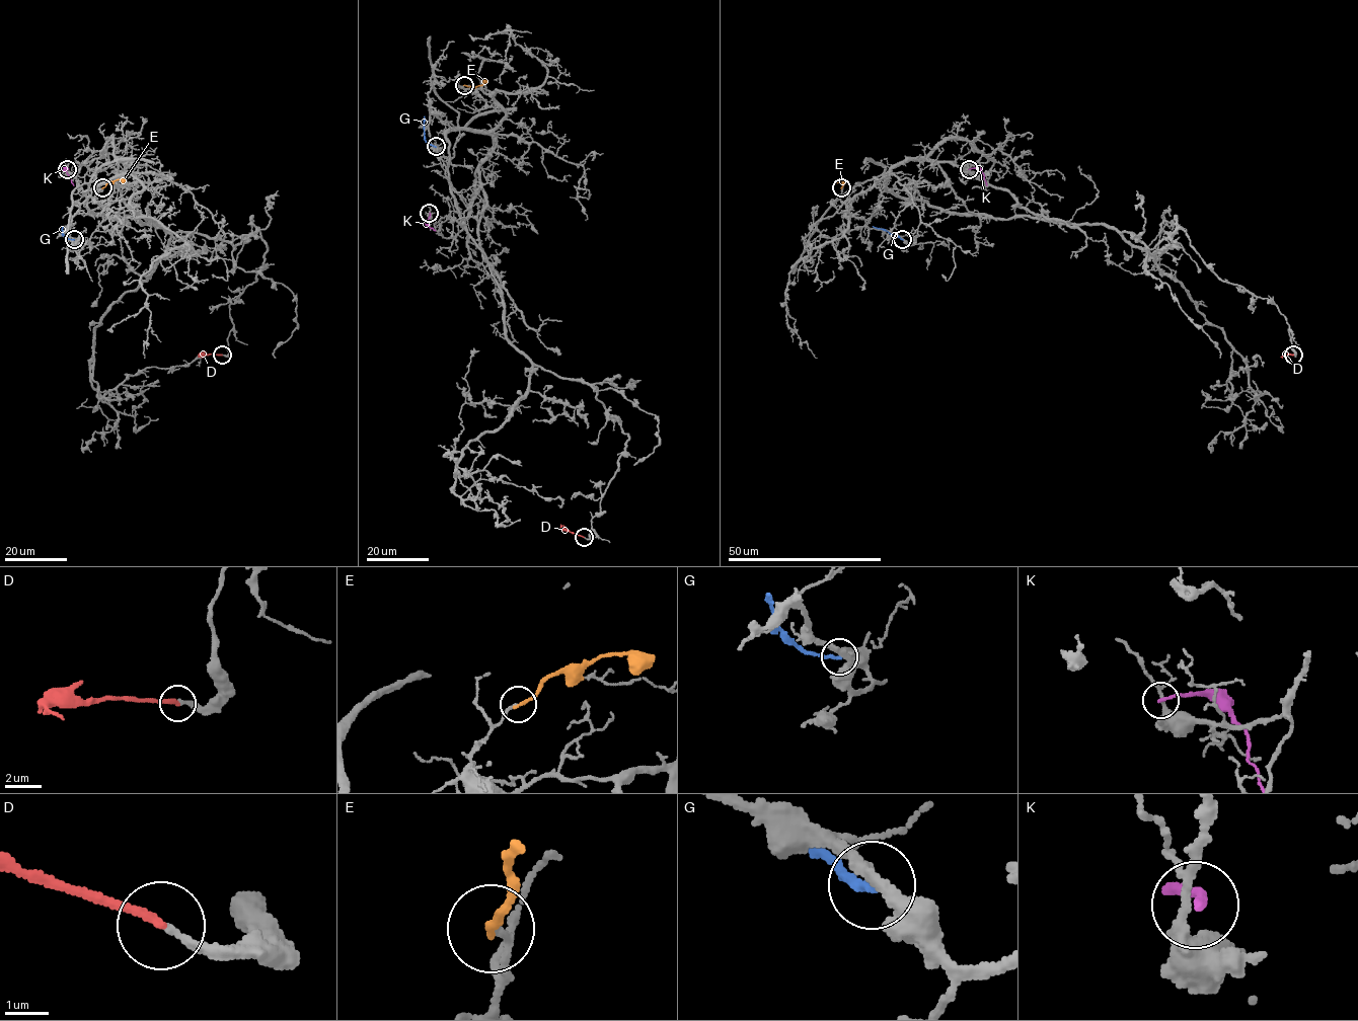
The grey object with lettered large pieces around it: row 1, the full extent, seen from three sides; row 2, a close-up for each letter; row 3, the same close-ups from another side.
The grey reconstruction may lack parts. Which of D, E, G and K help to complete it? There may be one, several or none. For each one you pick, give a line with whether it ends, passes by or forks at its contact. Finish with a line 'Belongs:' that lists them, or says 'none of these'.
D: it ends
Belongs: D

